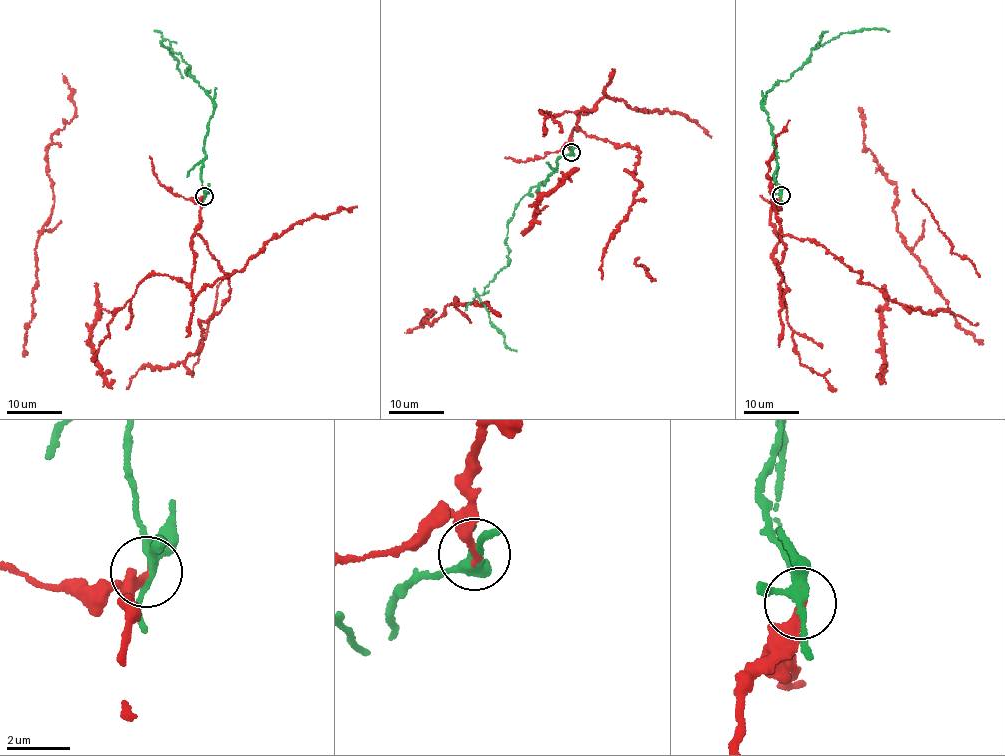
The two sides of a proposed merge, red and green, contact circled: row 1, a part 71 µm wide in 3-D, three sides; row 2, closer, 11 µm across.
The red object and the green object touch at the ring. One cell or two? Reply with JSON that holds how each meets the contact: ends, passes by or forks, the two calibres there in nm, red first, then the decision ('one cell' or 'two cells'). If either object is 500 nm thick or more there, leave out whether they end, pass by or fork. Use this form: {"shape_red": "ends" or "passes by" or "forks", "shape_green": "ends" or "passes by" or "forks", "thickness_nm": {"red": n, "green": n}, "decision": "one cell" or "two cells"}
{"shape_red": "ends", "shape_green": "forks", "thickness_nm": {"red": 320, "green": 240}, "decision": "two cells"}

